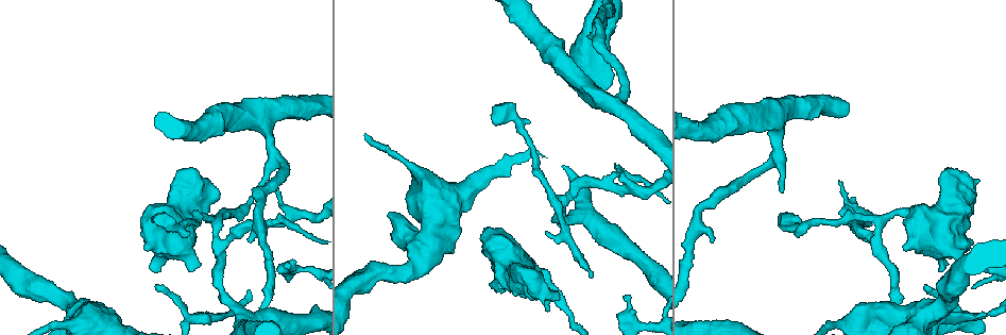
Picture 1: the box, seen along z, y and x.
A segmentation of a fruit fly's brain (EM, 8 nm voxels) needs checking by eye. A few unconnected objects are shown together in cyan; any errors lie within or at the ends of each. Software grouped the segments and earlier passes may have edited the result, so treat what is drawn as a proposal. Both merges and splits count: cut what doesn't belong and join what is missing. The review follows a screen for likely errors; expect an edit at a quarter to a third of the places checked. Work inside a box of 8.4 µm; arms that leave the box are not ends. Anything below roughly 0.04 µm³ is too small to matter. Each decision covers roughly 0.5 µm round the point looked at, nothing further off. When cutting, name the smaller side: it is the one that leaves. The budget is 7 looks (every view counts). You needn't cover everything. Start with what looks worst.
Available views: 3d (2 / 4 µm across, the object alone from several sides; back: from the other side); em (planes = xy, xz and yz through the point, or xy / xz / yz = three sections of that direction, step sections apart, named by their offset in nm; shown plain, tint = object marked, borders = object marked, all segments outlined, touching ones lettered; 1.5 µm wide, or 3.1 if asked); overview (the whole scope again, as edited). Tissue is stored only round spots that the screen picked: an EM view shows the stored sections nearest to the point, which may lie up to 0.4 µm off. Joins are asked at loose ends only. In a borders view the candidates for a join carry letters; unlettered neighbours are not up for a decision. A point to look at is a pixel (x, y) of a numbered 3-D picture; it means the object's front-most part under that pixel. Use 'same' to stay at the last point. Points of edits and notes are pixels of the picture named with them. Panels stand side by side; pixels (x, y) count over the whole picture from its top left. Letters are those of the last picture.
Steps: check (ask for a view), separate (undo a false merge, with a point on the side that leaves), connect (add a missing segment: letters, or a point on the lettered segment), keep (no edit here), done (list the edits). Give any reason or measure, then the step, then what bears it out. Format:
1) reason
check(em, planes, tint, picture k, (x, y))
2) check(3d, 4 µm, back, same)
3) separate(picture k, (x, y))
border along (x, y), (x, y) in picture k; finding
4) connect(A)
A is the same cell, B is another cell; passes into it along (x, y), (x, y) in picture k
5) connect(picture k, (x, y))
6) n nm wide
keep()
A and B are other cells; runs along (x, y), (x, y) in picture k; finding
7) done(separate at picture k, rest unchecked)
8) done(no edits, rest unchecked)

tapers out
check(3d, 2 µm, picture 1, (191, 268))

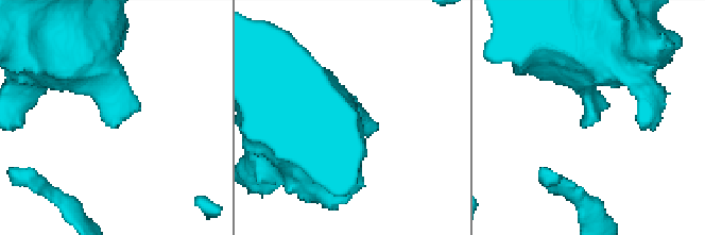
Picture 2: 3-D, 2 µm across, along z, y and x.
shape alone is not enough
check(em, xz, step 4, tint, picture 2, (117, 125))

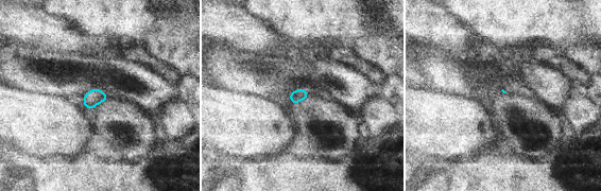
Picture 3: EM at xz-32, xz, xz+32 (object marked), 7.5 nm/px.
another direction
check(em, yz, step 8, borders, same)

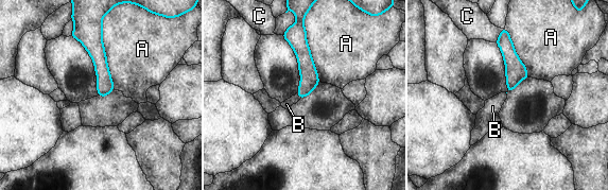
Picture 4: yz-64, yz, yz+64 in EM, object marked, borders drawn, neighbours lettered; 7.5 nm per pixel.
connect(B)
B is the same cell, A and C are other cells; the neuron continues

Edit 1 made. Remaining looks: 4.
check(overview)

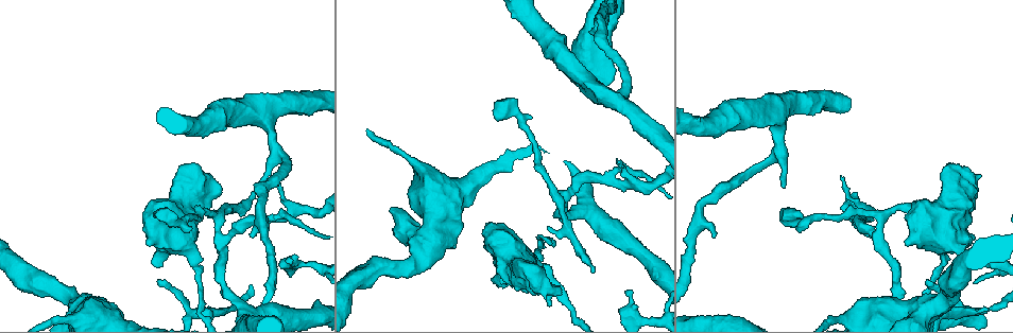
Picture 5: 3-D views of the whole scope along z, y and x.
branch stops here
check(em, planes, borders, picture 5, (153, 212))

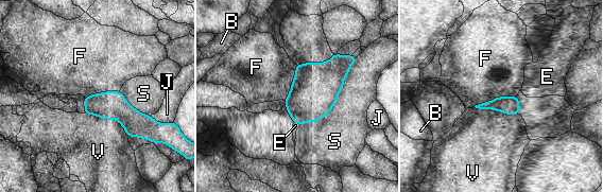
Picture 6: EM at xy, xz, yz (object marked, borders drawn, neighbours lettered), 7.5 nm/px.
S touches over 600 nm
keep()
B, E, F, J, S and V are other cells; border along (516, 96), (500, 96), (474, 106) in picture 6; no lettered segment goes on from it

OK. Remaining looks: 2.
done(connect at picture 4, rest unchecked)

